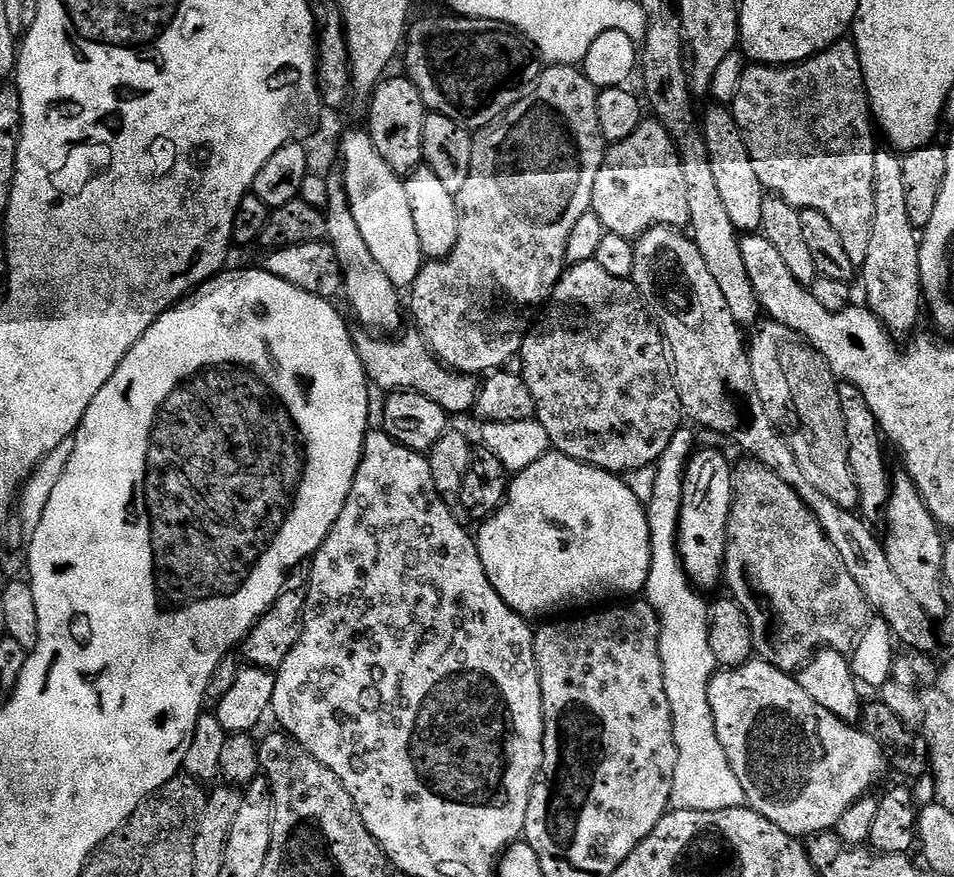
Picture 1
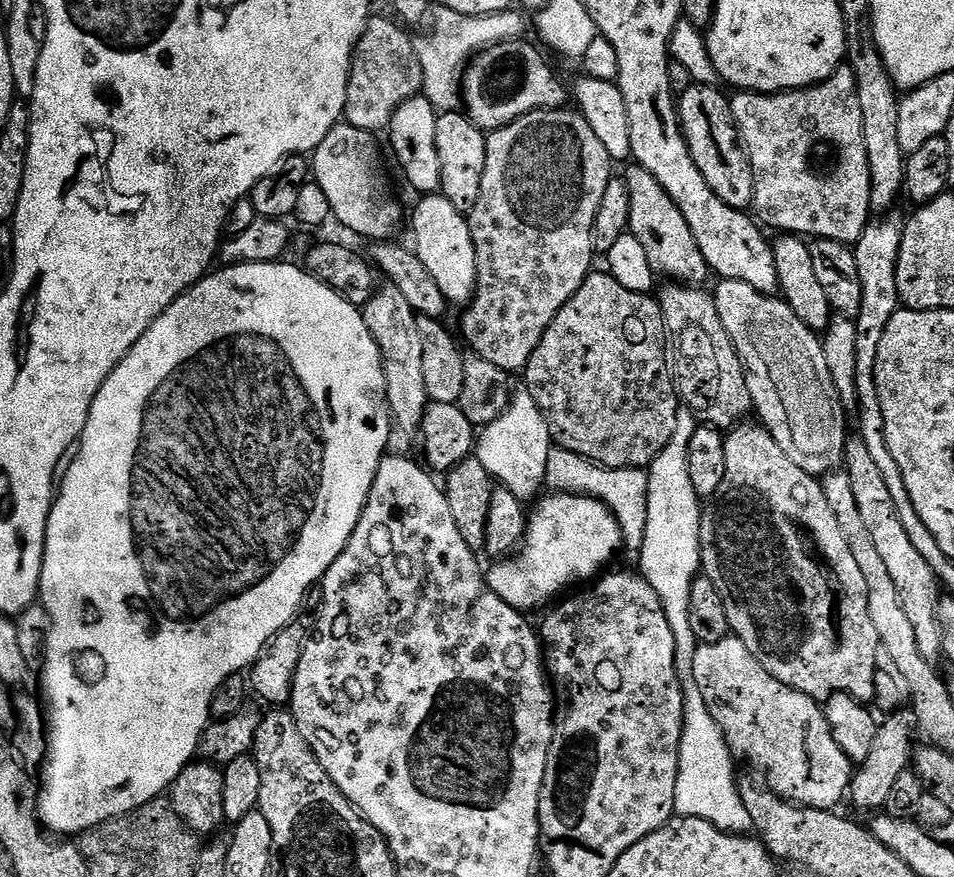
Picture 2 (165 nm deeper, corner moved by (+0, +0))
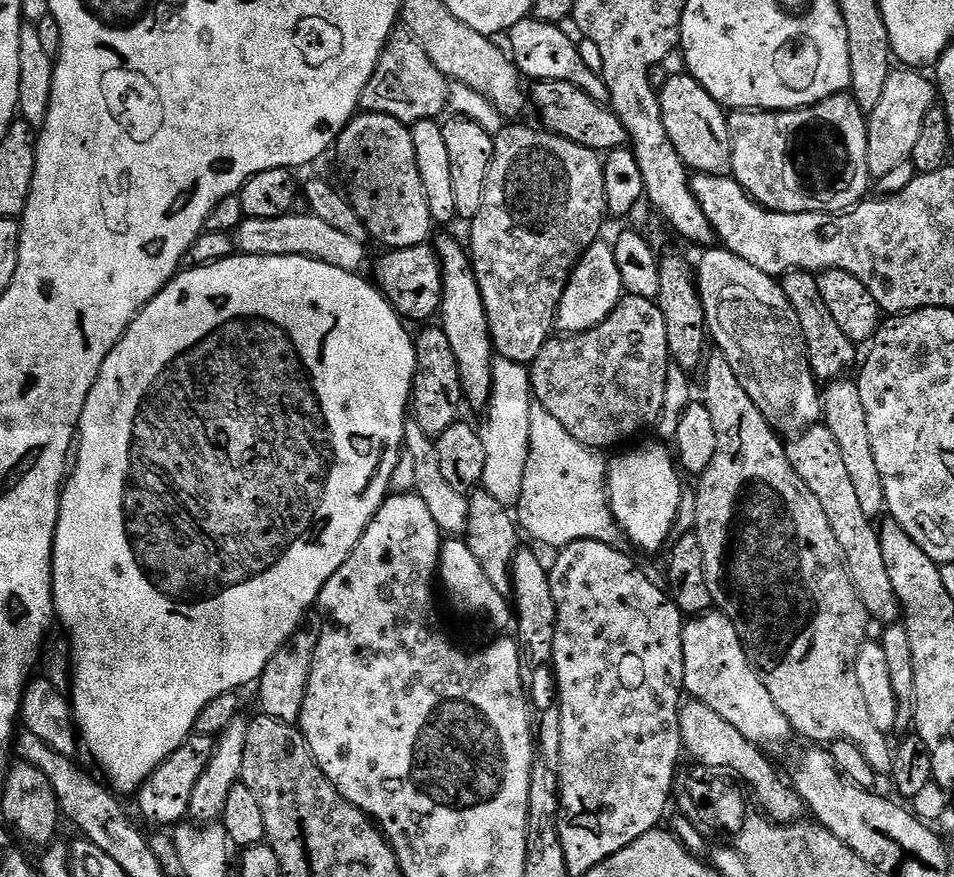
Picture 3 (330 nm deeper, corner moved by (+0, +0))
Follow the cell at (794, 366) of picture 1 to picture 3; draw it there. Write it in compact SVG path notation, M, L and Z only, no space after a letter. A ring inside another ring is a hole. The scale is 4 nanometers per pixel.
M712 246L705 252L708 253L701 258L700 268L698 264L694 275L700 289L704 322L711 343L724 352L743 389L754 400L754 405L758 406L766 422L781 437L795 438L821 423L822 392L815 374L810 370L802 326L798 322L798 314L794 314L794 306L790 306L786 298L783 283L777 277L762 274L758 266L750 266L746 258L738 258L738 254L729 252L723 246Z

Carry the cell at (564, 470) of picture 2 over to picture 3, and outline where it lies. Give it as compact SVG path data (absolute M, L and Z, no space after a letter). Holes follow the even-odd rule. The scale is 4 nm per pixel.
M533 403L526 478L522 478L522 498L514 509L519 527L538 543L549 544L552 550L579 540L619 545L621 528L608 502L608 464L600 456L599 451L578 442L550 410Z

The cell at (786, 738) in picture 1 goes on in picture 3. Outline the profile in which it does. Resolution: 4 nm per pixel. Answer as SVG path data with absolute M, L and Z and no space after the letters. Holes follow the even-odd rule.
M722 611L705 612L702 616L689 619L682 634L684 647L684 690L693 700L701 700L714 714L722 714L738 734L750 742L761 746L784 744L793 739L793 728L774 706L774 698L766 690L752 663L748 661L746 650L734 630L734 622L726 618Z

